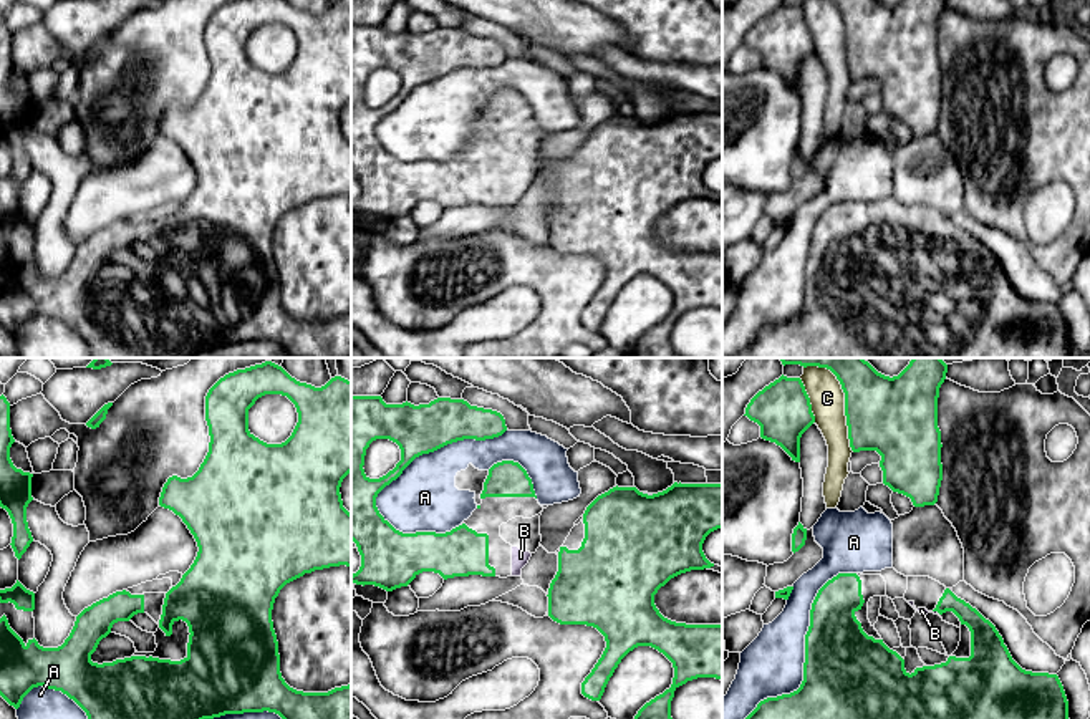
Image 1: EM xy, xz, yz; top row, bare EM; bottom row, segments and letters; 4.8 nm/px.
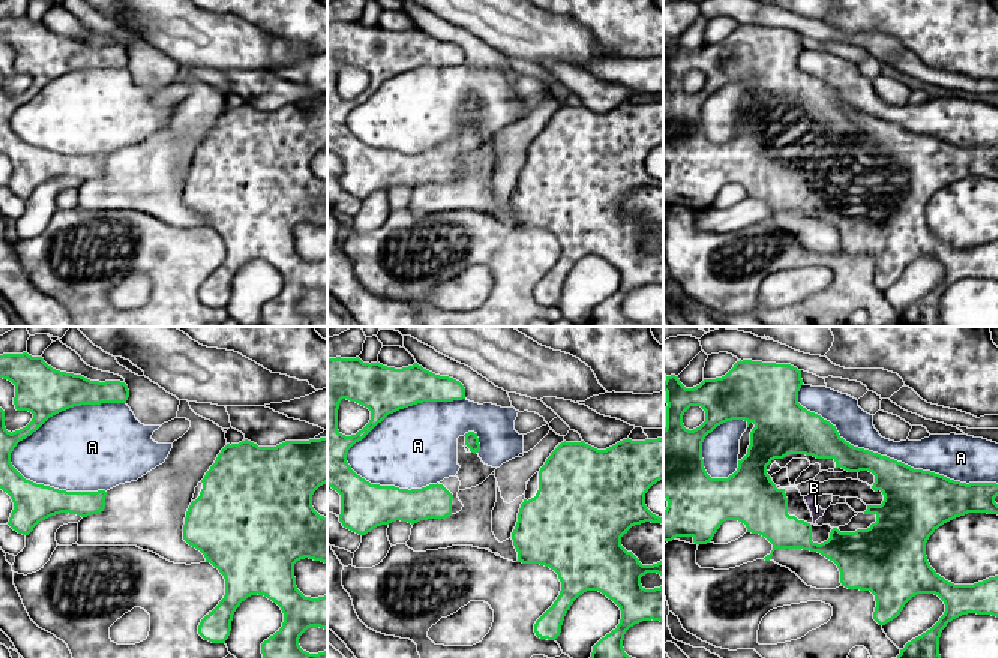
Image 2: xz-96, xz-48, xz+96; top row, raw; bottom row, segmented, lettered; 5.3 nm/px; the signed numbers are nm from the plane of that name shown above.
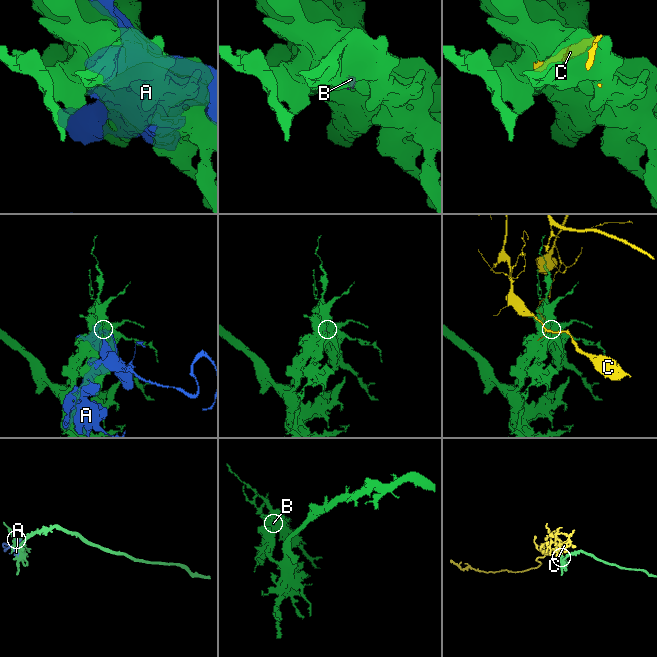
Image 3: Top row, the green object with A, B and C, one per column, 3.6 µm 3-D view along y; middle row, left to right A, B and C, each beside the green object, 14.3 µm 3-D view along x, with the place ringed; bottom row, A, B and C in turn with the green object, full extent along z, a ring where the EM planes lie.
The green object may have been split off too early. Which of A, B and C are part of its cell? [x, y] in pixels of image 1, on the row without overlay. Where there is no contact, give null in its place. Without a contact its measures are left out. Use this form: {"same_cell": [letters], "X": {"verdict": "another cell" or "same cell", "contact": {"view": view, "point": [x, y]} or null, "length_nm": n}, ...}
{"same_cell": ["B"], "A": {"verdict": "another cell", "contact": {"view": "xz", "point": [433, 80]}, "length_nm": 750}, "B": {"verdict": "same cell", "contact": {"view": "yz", "point": [936, 239]}, "length_nm": 40}, "C": {"verdict": "another cell", "contact": {"view": "yz", "point": [845, 40]}, "length_nm": 400}}

